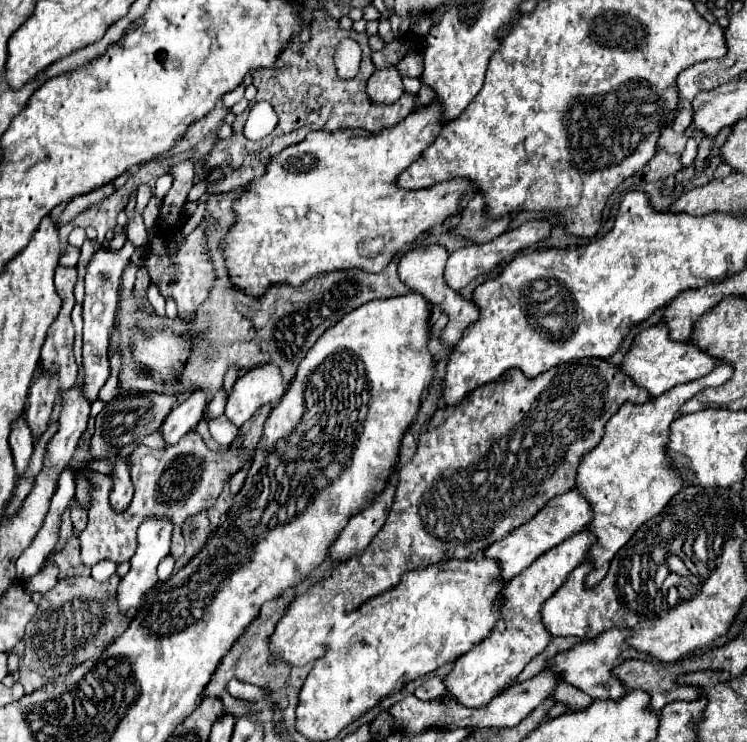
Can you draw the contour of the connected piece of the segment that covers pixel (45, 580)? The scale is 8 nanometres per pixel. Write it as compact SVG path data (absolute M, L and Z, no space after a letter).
M51 558L43 564L43 568L31 576L27 582L25 582L25 588L31 590L31 592L41 592L45 594L51 586L57 584L57 576L59 576L59 568L51 562Z

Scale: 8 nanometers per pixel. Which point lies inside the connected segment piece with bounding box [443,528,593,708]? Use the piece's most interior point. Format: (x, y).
(482, 673)

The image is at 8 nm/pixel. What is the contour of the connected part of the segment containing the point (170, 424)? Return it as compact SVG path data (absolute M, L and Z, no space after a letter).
M193 390L181 404L177 404L161 426L167 444L175 444L183 434L195 430L199 420L205 418L207 404L205 390Z

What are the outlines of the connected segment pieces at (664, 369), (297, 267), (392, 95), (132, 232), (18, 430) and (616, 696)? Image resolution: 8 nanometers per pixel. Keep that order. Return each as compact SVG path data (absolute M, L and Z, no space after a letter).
M657 324L635 336L633 346L631 346L629 354L625 356L621 368L625 370L627 376L633 378L633 382L637 386L647 388L651 398L657 398L677 384L685 384L685 382L697 380L701 376L707 376L717 364L719 364L719 360L713 360L713 356L709 352L701 350L699 346L695 346L691 342L673 340L669 328L665 324Z
M431 102L409 114L397 126L385 130L373 134L367 130L337 130L337 134L309 132L303 142L287 146L275 154L265 176L255 178L233 204L237 222L223 242L225 264L233 284L241 286L247 294L261 296L269 284L289 282L299 286L321 272L347 268L381 272L393 256L403 250L403 246L411 244L435 224L443 224L455 216L461 200L479 192L473 182L455 178L421 190L405 190L397 186L401 172L405 172L441 132L443 126L437 126L437 118L441 118L441 110Z
M395 66L377 70L367 82L367 92L369 92L369 98L373 98L375 102L381 102L381 104L395 102L403 94L399 70Z
M135 194L129 198L129 202L127 202L127 206L125 211L127 213L127 219L130 225L127 227L127 239L130 241L138 251L143 251L143 247L145 243L148 242L148 231L145 227L143 218L141 215L134 215L134 209L136 205L136 197Z
M19 414L13 420L11 436L9 436L9 446L13 450L15 466L17 466L19 474L23 474L25 468L27 468L27 464L29 464L29 458L33 454L33 436L31 436L31 430L29 430L23 414Z
M611 628L607 632L603 632L599 638L587 640L583 644L577 644L575 648L555 654L549 660L549 668L553 672L559 672L563 676L563 680L575 688L581 688L585 694L589 694L593 700L621 700L625 696L625 686L619 682L619 678L613 674L613 668L619 662L619 656L627 644L629 634L633 634L633 630L621 630L621 628Z

